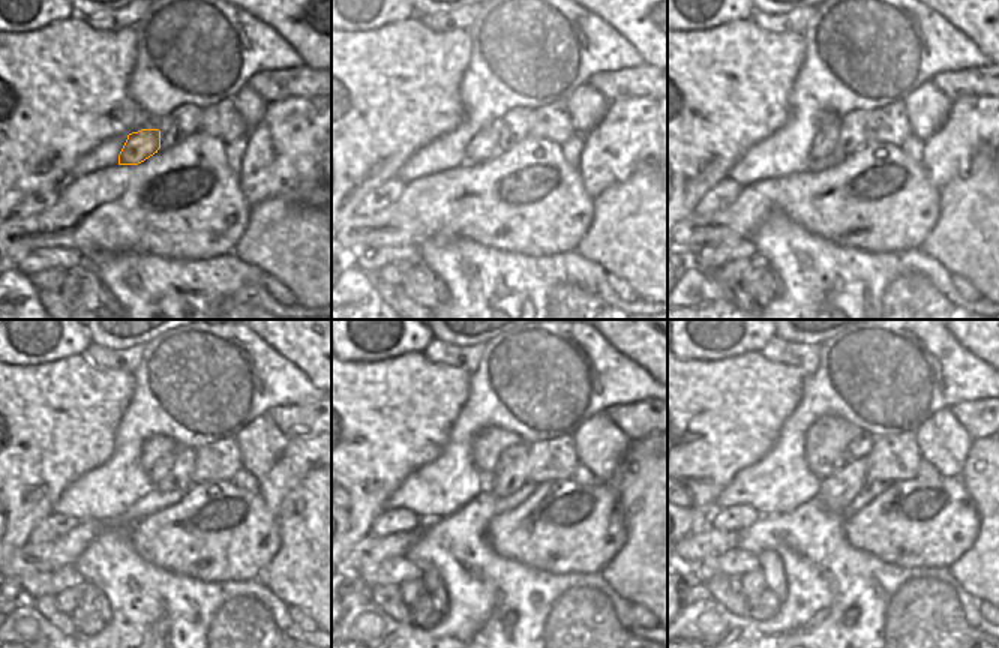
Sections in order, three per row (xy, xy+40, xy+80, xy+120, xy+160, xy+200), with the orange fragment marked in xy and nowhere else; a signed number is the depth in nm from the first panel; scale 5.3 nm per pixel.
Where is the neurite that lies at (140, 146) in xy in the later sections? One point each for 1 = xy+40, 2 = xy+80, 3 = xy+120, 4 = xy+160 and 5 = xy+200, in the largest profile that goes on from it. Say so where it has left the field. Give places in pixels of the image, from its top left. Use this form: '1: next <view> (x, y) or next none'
1: next xy+40 (483, 146)
2: next xy+80 (827, 135)
3: next xy+120 (162, 467)
4: next xy+160 (519, 449)
5: next xy+200 (858, 449)

